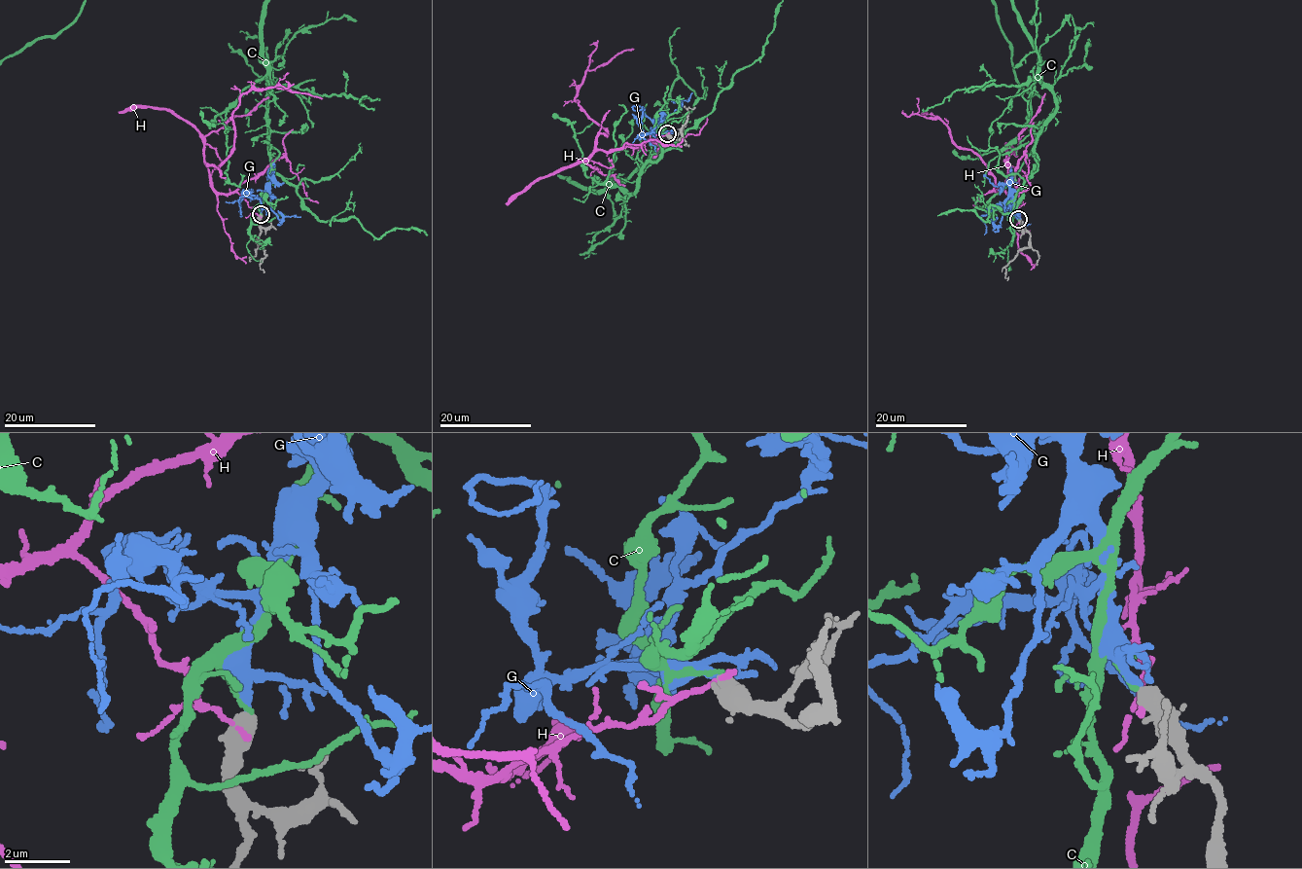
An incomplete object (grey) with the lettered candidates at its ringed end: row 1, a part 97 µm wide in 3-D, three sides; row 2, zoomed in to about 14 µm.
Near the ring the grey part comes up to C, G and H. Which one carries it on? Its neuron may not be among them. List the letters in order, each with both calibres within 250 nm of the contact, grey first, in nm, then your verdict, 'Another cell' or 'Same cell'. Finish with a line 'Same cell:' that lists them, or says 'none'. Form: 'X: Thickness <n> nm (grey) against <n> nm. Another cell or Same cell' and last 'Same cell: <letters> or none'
C: Thickness 360 nm (grey) against 110 nm. Another cell
G: Thickness 380 nm (grey) against 280 nm. Same cell
H: Thickness 480 nm (grey) against 160 nm. Another cell
Same cell: G

